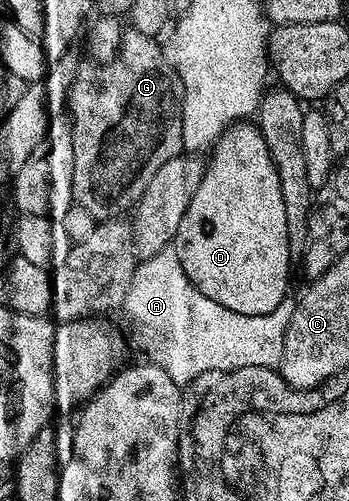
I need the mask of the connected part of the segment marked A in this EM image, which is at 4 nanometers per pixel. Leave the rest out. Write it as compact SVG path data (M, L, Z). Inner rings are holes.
M172 245L163 248L163 252L159 252L156 258L141 258L138 261L135 276L131 276L131 288L127 288L123 313L133 325L133 342L149 357L146 359L152 365L163 368L163 372L167 372L167 376L171 376L177 386L184 388L191 380L195 380L195 376L203 376L203 372L252 366L280 367L284 337L294 305L294 299L286 296L279 308L271 308L271 312L263 316L243 316L239 312L231 312L231 308L215 304L215 300L203 296L203 292L191 284L187 272L183 272L183 264L179 264L179 252Z

